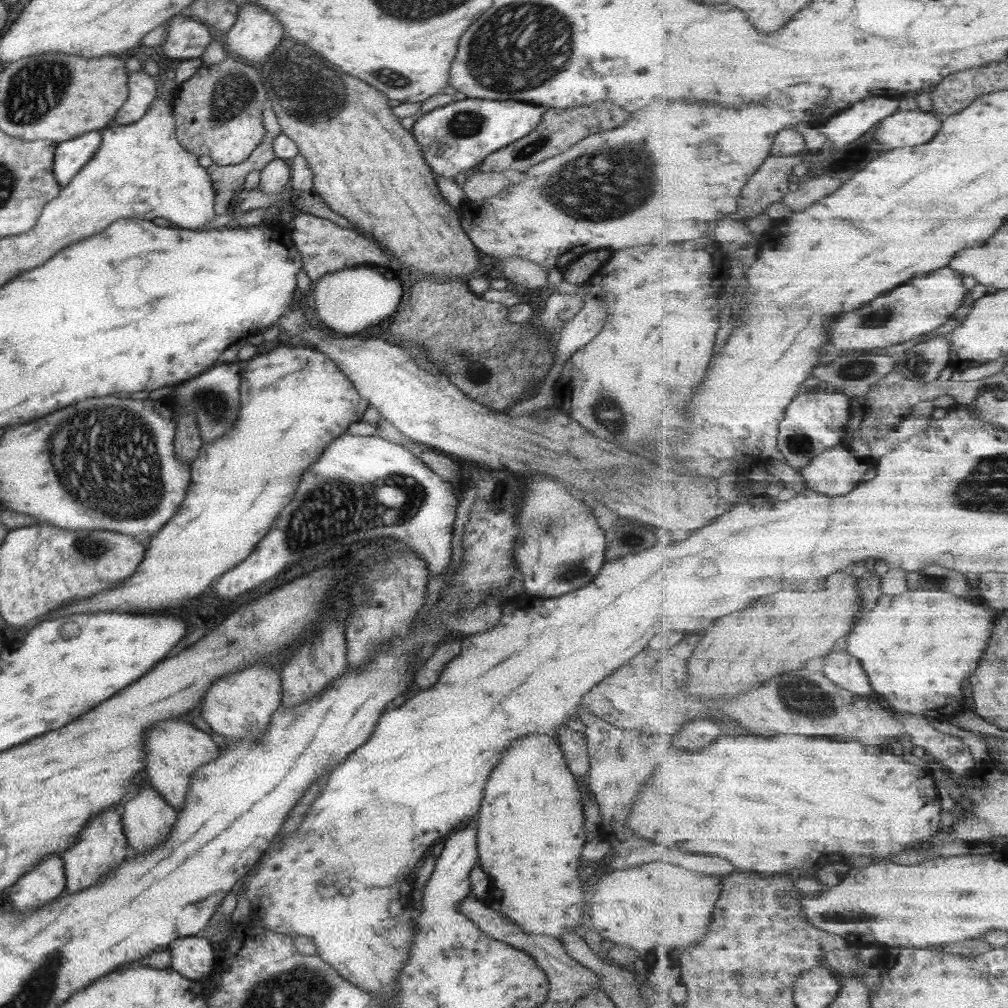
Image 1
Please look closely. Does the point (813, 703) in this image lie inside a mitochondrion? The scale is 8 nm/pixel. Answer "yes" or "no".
yes

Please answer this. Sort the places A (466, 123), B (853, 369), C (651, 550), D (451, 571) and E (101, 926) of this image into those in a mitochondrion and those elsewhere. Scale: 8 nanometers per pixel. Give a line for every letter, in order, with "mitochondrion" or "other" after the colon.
A: mitochondrion
B: mitochondrion
C: other
D: other
E: other

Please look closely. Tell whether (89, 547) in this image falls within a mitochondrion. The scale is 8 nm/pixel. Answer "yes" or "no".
yes

